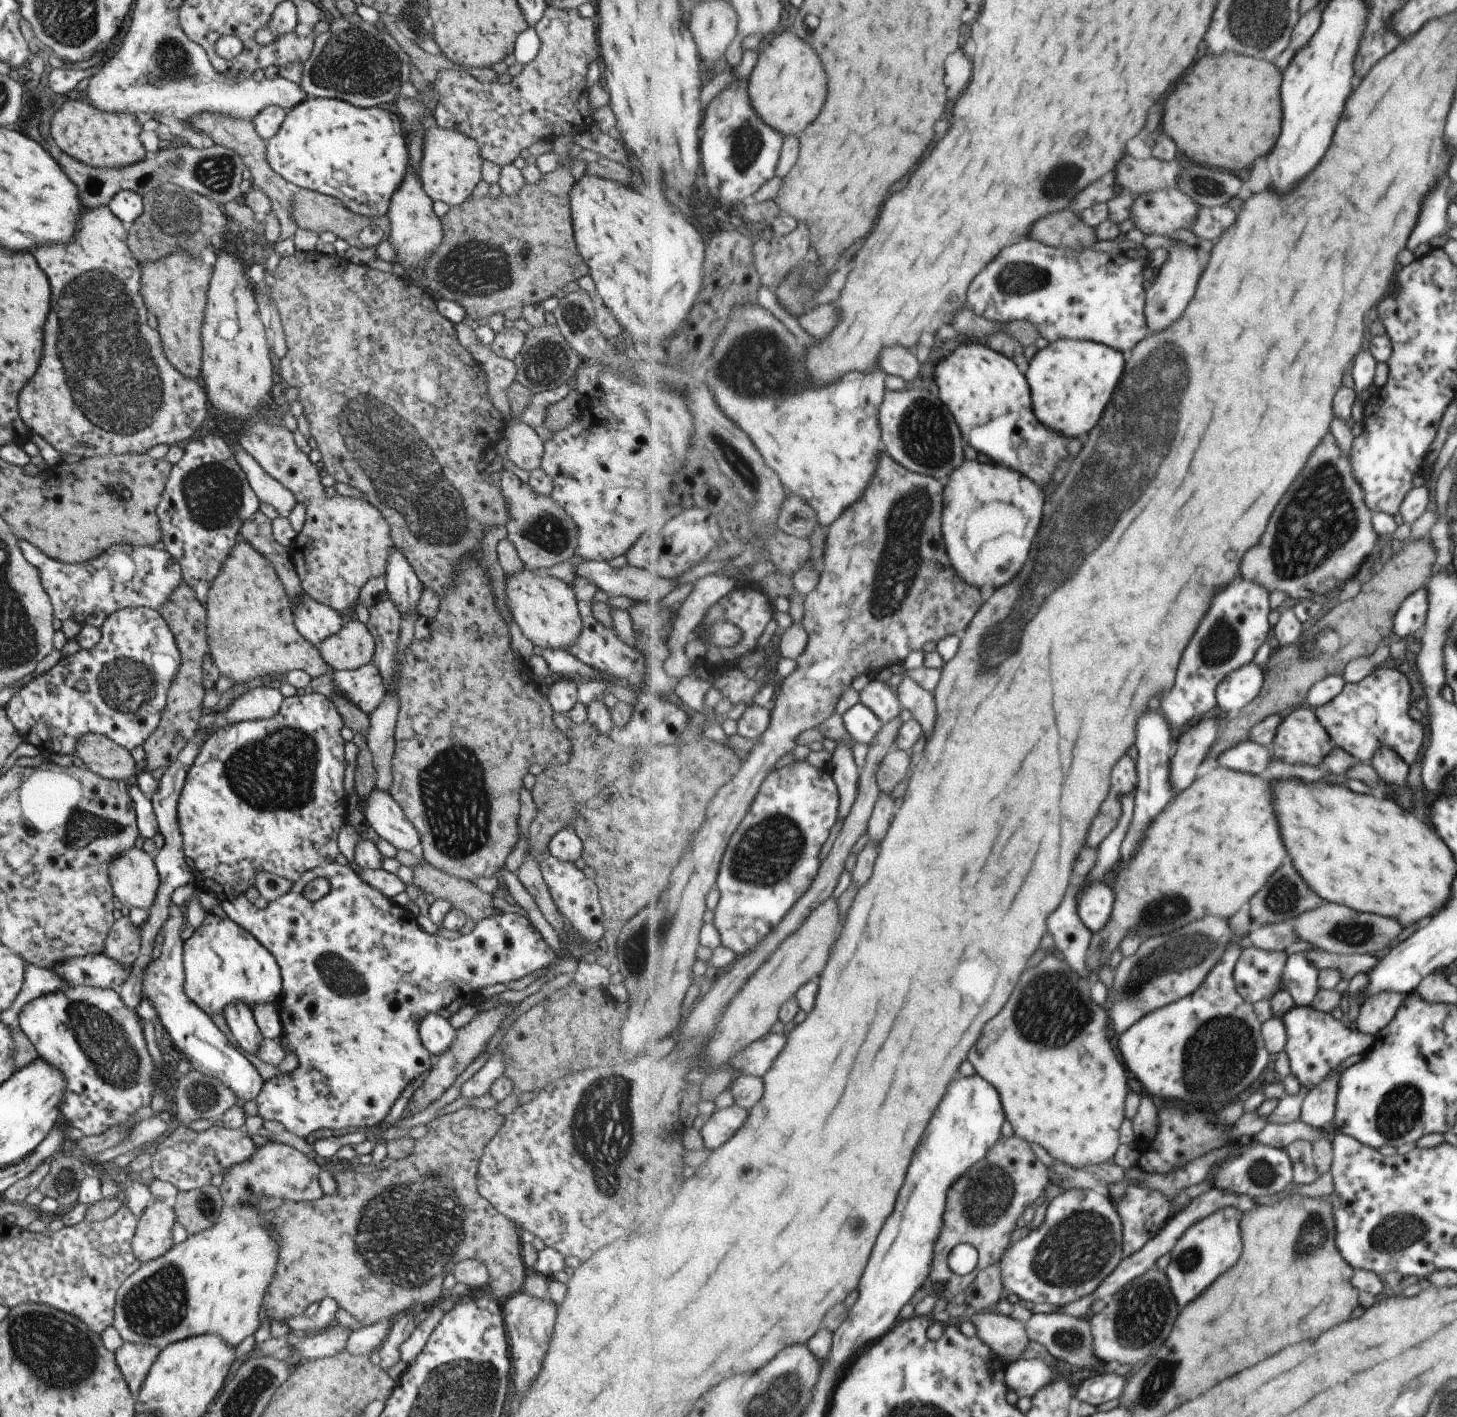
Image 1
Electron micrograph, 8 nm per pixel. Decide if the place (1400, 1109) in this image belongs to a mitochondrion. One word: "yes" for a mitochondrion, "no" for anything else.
yes

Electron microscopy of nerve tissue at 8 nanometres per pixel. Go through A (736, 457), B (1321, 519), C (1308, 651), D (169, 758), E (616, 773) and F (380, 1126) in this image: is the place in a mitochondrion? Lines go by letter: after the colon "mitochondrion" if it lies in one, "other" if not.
A: mitochondrion
B: mitochondrion
C: mitochondrion
D: other
E: mitochondrion
F: other

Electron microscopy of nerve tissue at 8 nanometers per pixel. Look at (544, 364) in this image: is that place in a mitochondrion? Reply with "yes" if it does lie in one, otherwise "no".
yes

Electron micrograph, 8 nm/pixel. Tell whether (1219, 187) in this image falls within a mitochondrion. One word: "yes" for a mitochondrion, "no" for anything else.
yes

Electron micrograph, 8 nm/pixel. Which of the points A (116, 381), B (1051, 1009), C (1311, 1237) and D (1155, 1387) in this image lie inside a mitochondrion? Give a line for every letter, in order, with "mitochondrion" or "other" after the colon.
A: mitochondrion
B: mitochondrion
C: mitochondrion
D: mitochondrion

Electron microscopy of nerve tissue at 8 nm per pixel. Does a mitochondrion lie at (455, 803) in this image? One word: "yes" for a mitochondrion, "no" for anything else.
yes

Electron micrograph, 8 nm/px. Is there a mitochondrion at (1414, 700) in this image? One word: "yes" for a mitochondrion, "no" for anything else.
no

